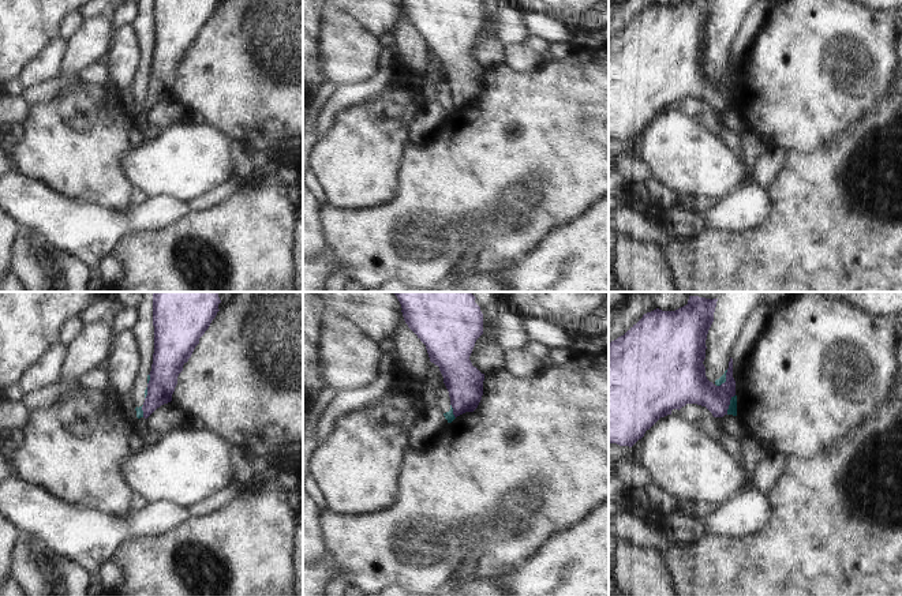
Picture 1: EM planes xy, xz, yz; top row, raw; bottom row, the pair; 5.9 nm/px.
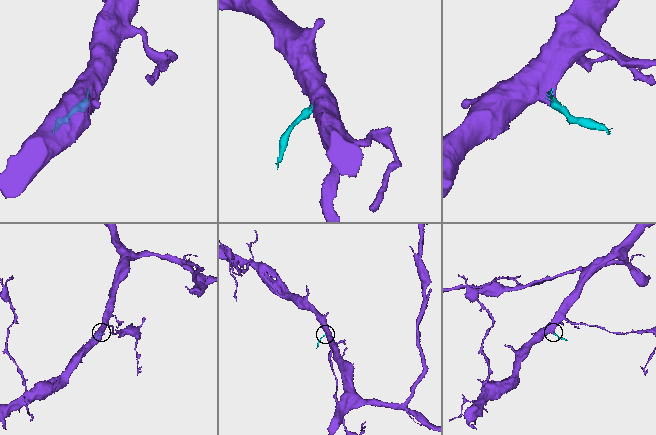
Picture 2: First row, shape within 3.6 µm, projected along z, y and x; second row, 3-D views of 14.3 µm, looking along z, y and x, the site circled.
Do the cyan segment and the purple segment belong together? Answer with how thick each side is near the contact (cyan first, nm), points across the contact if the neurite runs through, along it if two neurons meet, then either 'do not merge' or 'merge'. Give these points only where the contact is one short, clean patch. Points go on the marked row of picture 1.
calibres 50 and 200 nm; border yz (734, 394), (726, 413); do not merge

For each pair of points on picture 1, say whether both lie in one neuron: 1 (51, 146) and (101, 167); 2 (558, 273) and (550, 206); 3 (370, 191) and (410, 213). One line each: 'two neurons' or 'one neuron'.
1: one neuron
2: two neurons
3: two neurons

